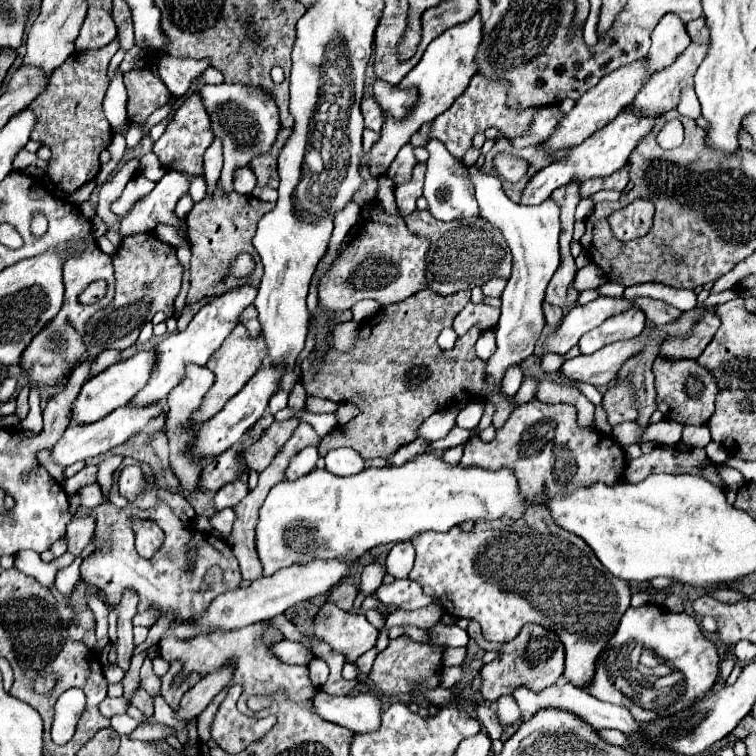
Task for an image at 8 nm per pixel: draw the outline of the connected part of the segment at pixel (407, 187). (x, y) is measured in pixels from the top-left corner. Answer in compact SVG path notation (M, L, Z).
M417 162L413 168L411 180L395 186L395 198L397 198L397 206L403 218L407 218L411 212L417 210L415 202L423 192L423 176L425 176L425 164Z

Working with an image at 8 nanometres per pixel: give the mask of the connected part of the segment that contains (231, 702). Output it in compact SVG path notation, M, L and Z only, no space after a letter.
M235 684L229 688L211 726L211 738L229 754L237 754L247 744L261 740L275 724L275 716L259 720L249 718L237 709L237 701L243 692L241 687Z

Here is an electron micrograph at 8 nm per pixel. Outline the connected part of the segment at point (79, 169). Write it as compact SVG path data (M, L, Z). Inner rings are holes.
M115 38L111 44L103 46L103 48L97 48L97 50L85 50L85 52L73 52L51 76L51 86L43 92L43 96L39 96L35 102L33 102L33 112L37 116L37 124L35 124L35 130L31 134L31 140L35 142L41 142L41 144L47 144L51 146L51 160L49 160L49 176L53 180L53 184L71 194L75 192L77 188L81 188L85 182L93 180L99 172L99 154L111 144L113 140L113 132L111 132L111 126L103 114L103 108L101 108L101 102L103 102L103 96L105 96L105 90L109 86L109 80L107 80L107 64L109 60L113 58L113 54L119 50L119 40Z

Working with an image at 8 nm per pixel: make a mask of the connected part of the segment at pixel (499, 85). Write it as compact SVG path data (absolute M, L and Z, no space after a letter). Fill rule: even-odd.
M475 74L471 78L469 88L455 100L455 104L443 112L443 116L437 116L433 120L433 128L429 132L431 138L439 138L455 158L463 158L465 152L471 146L471 140L477 132L485 132L487 128L497 128L505 138L523 136L529 126L533 124L533 114L541 112L545 106L537 108L523 108L523 110L511 110L507 104L507 92L511 90L511 84L507 80L489 78L485 74Z

